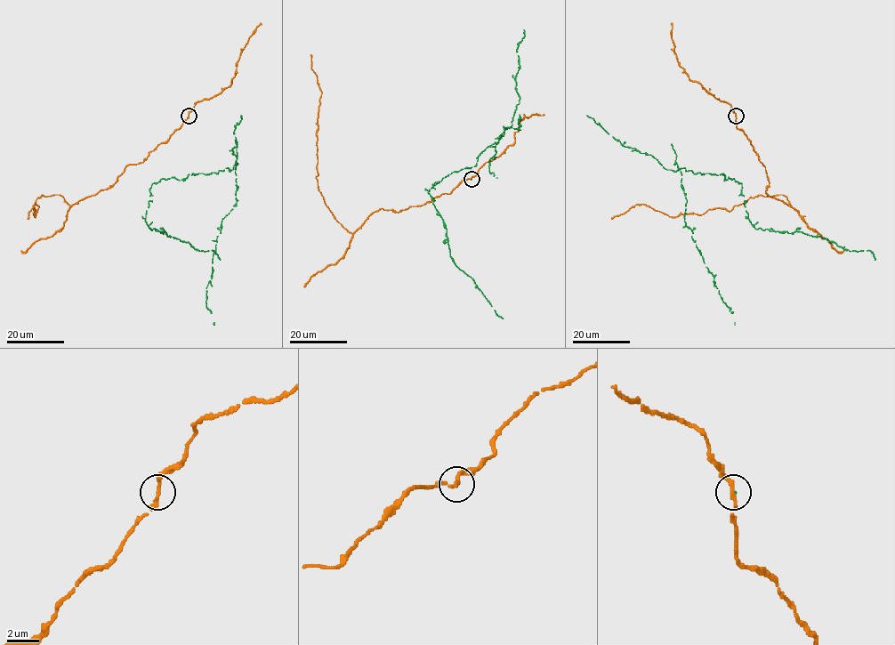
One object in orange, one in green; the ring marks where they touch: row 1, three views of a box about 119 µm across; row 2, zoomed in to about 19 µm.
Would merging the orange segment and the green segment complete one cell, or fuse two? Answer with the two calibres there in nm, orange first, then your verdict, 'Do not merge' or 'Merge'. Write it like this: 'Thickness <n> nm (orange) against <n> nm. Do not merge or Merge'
Thickness 360 nm (orange) against 50 nm. Merge

